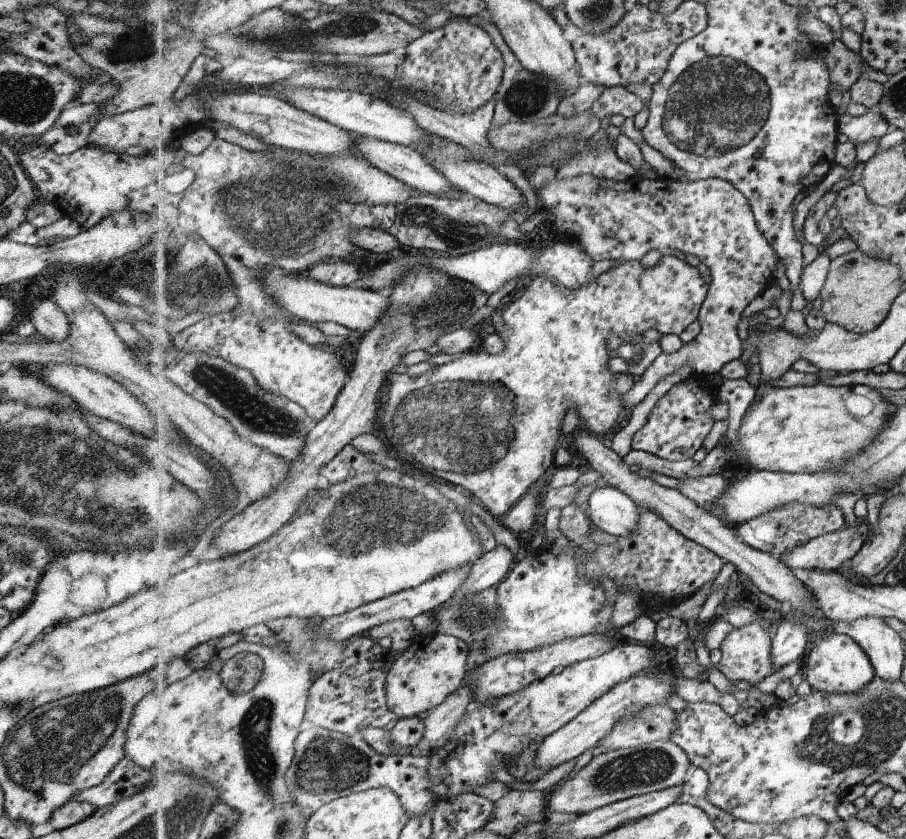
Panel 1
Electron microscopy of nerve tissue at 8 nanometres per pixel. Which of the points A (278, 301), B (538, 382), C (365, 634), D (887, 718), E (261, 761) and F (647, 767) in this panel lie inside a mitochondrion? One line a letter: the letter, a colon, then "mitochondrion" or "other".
A: other
B: other
C: other
D: mitochondrion
E: mitochondrion
F: mitochondrion

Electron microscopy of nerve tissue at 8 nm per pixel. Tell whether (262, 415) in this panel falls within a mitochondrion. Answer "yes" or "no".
yes

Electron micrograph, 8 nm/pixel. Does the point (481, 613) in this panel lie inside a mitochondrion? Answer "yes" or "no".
yes

